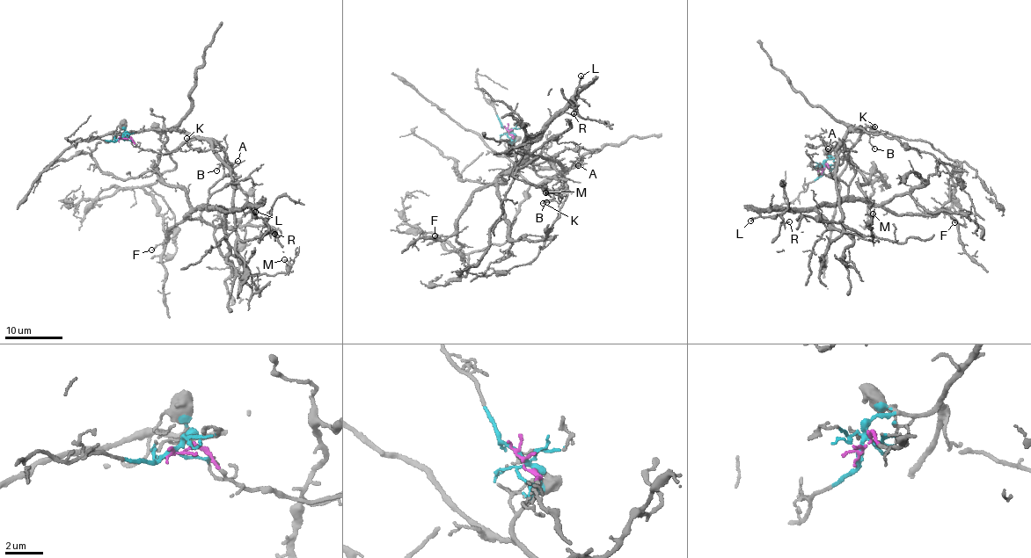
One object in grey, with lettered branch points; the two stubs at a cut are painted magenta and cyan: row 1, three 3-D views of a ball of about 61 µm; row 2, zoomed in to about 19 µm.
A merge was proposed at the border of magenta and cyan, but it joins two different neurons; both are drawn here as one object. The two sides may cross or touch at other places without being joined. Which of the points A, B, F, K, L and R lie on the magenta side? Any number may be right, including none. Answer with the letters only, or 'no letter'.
F, L, R

